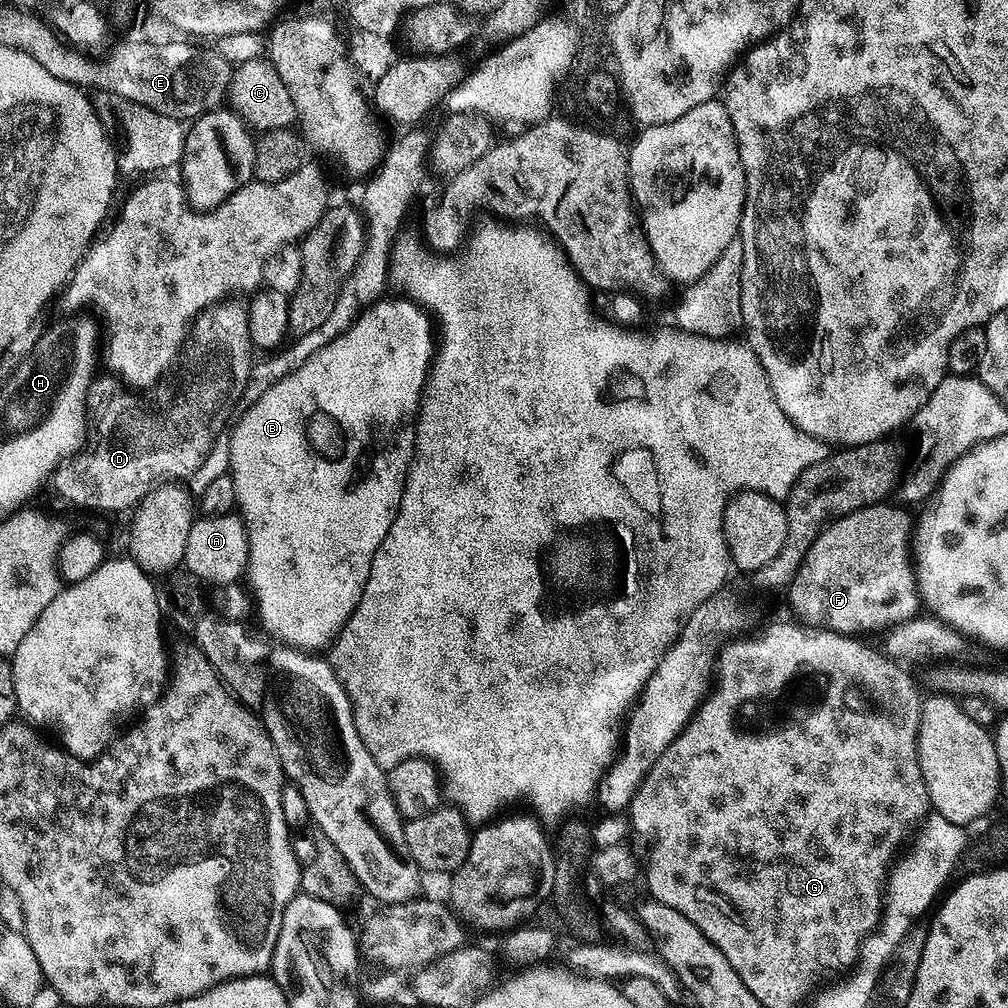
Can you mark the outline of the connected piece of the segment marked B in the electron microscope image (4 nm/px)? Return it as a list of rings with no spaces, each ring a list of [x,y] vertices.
[[[381,298],[364,309],[341,336],[322,346],[322,350],[318,350],[310,362],[298,366],[294,374],[274,382],[274,386],[270,386],[270,390],[266,390],[266,394],[262,394],[262,398],[258,398],[258,402],[254,402],[254,406],[239,417],[230,432],[229,466],[236,508],[248,530],[246,584],[258,603],[258,620],[260,616],[265,630],[276,632],[275,639],[290,648],[320,650],[323,644],[324,647],[331,645],[342,625],[350,618],[354,606],[358,606],[370,574],[370,562],[382,538],[390,534],[390,526],[400,509],[408,468],[412,464],[412,455],[416,453],[416,418],[420,414],[420,398],[424,395],[434,361],[434,324],[429,313],[419,304],[413,304],[407,298],[388,299]]]

